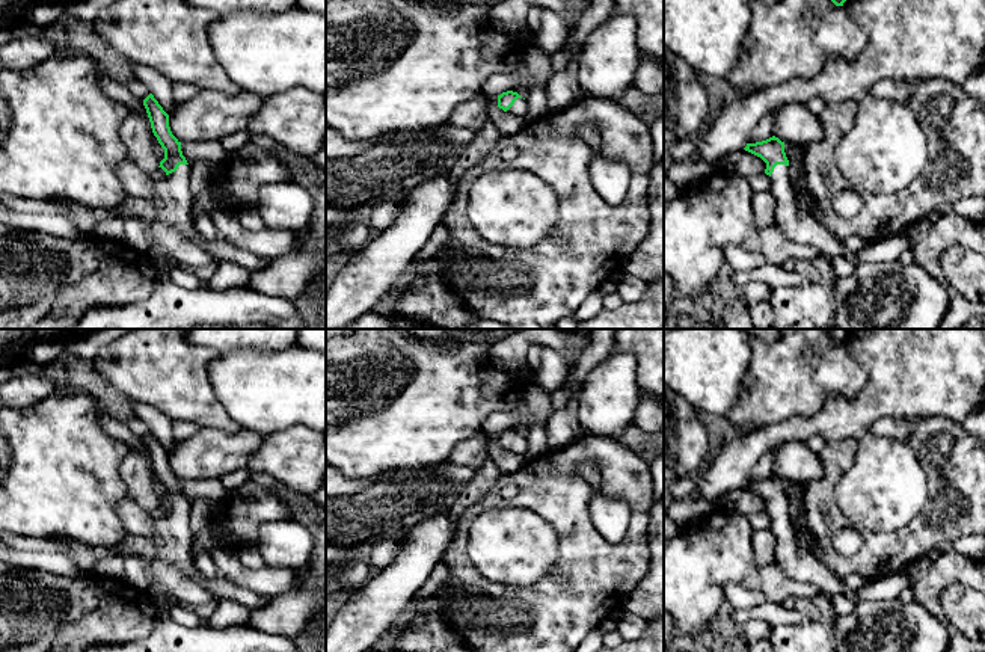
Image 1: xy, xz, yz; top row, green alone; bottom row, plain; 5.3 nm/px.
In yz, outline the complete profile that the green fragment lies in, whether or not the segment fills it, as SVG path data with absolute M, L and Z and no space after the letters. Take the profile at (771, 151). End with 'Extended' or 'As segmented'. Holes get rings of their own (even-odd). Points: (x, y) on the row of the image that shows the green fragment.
M772 136L766 140L747 143L745 151L766 163L765 174L771 177L771 193L775 199L775 223L795 243L818 249L825 258L842 255L849 258L845 241L833 235L810 213L802 213L796 204L796 190L789 178L789 160L784 142Z. Extended

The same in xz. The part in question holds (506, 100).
M507 91L498 95L498 107L514 116L526 116L528 103L517 92Z. Extended

